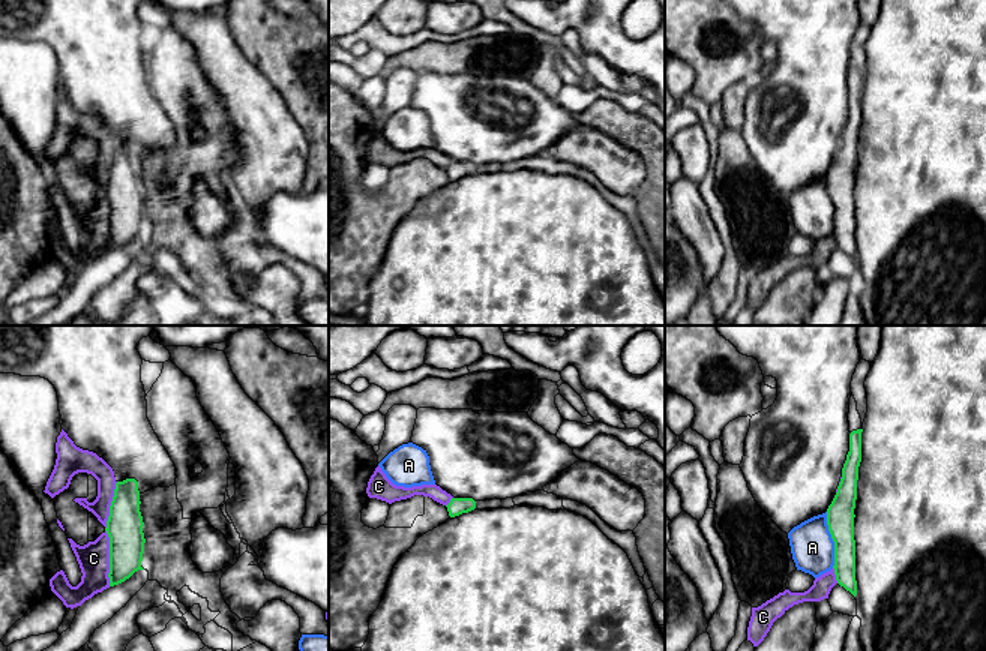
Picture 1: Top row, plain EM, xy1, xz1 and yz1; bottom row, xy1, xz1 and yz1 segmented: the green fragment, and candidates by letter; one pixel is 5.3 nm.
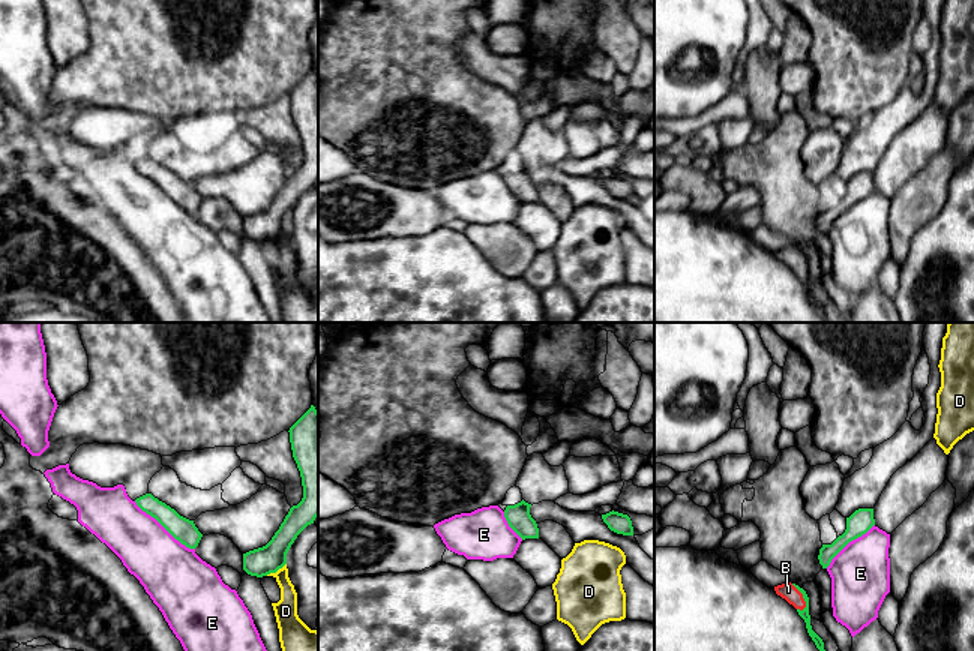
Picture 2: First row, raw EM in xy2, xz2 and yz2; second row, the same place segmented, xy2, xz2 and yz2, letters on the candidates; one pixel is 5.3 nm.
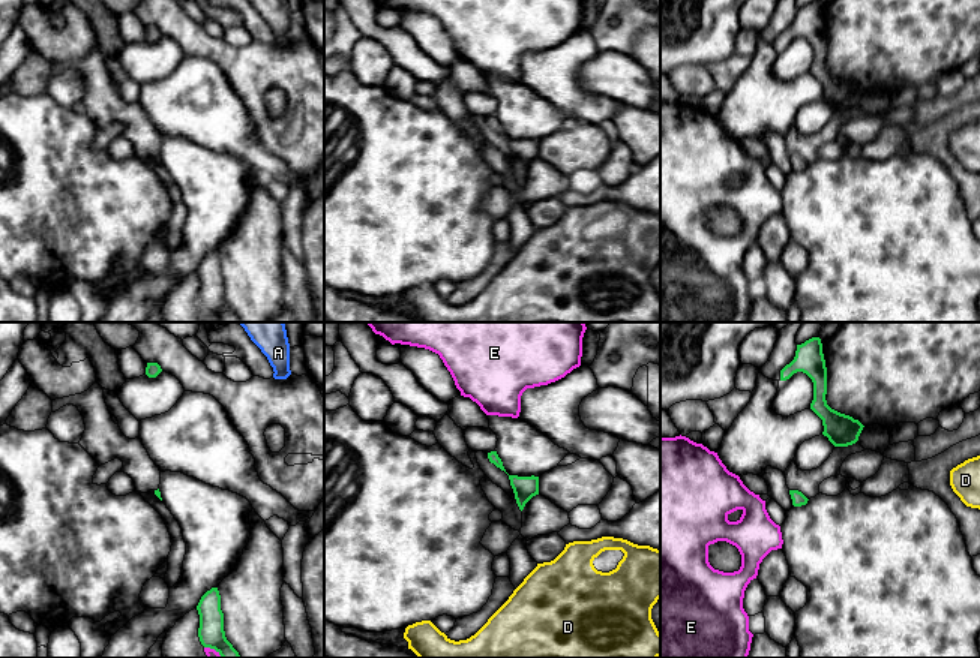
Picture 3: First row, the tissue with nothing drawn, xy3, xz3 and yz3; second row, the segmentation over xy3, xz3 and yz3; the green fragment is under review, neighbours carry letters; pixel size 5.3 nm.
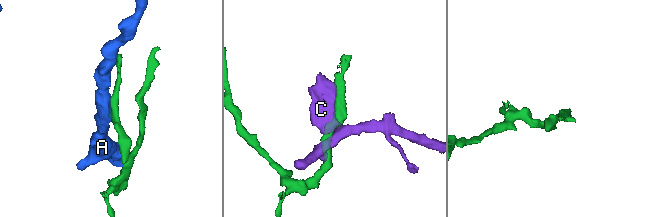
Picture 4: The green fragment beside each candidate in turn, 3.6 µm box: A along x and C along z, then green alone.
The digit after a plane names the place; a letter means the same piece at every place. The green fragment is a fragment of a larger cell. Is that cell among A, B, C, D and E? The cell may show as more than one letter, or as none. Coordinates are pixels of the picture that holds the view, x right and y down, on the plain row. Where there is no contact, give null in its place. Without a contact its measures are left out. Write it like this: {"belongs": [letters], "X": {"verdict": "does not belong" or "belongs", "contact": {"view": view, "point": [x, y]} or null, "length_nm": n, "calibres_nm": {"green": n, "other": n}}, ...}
{"belongs": ["B"], "A": {"verdict": "does not belong", "contact": {"view": "yz1", "point": [833, 204]}, "length_nm": 300, "calibres_nm": {"green": 140, "other": 240}}, "B": {"verdict": "belongs", "contact": {"view": "yz2", "point": [803, 261]}, "length_nm": 160, "calibres_nm": {"green": 50, "other": 90}}, "C": {"verdict": "does not belong", "contact": {"view": "xy1", "point": [107, 197]}, "length_nm": 550, "calibres_nm": {"green": 190, "other": 170}}, "D": {"verdict": "does not belong", "contact": {"view": "xy2", "point": [275, 236]}, "length_nm": 130, "calibres_nm": {"green": 150, "other": 130}}, "E": {"verdict": "does not belong", "contact": {"view": "xy2", "point": [164, 191]}, "length_nm": 420, "calibres_nm": {"green": 130, "other": 320}}}

